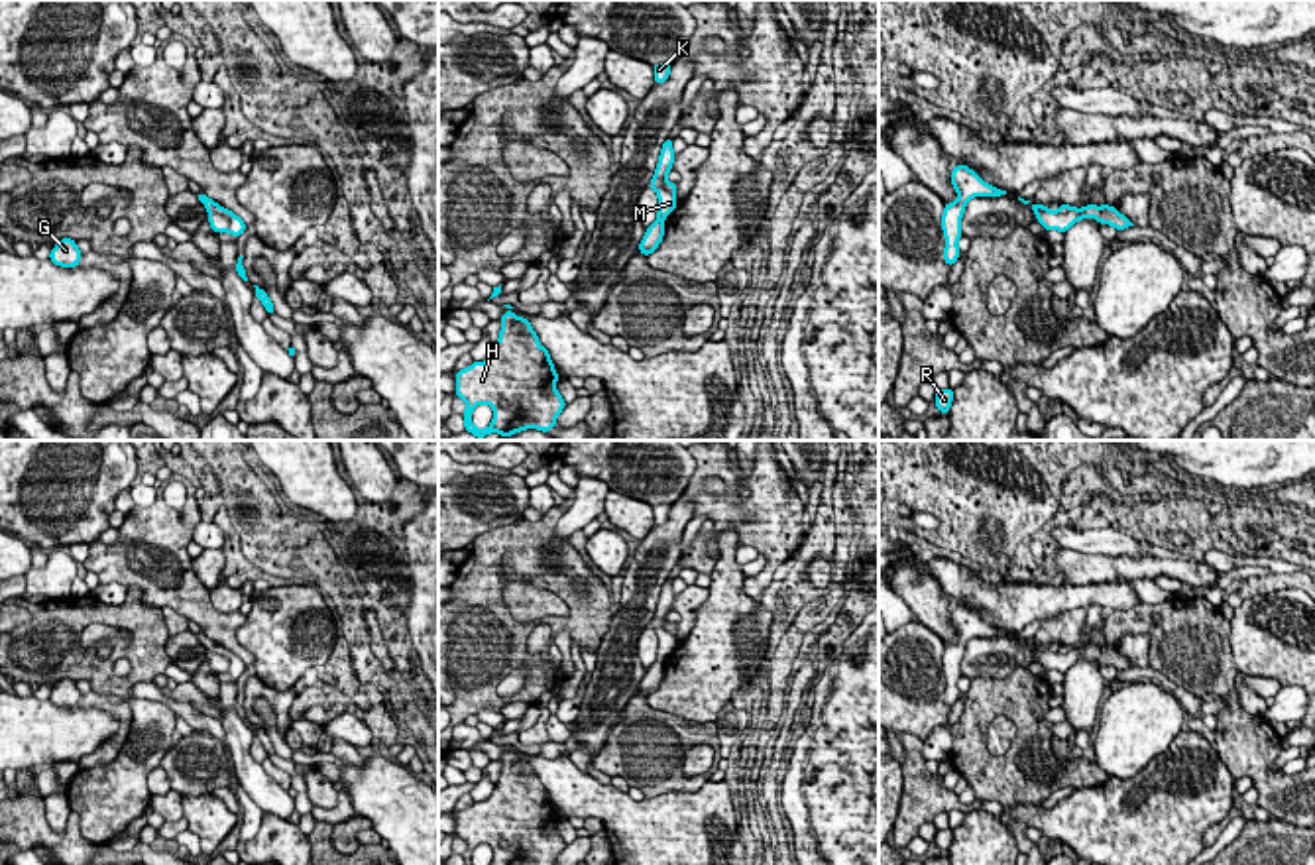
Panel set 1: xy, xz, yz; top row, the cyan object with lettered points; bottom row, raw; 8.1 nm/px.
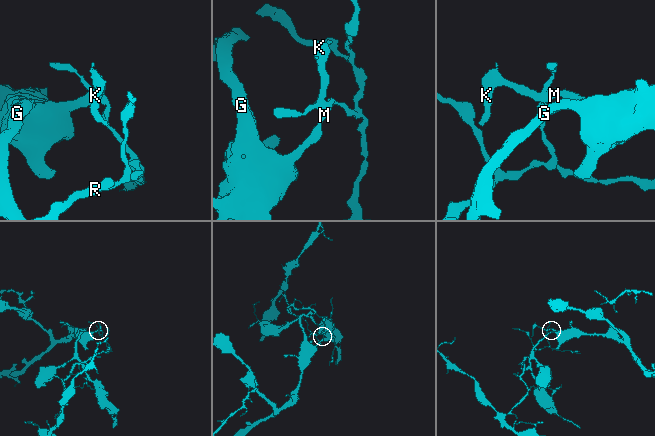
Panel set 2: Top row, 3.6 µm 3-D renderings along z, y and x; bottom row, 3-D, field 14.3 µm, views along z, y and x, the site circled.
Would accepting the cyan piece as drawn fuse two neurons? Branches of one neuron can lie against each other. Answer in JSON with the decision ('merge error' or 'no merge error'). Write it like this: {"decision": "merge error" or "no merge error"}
{"decision": "merge error"}

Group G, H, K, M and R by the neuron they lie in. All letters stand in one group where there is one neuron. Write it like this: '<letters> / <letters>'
G H K M / R

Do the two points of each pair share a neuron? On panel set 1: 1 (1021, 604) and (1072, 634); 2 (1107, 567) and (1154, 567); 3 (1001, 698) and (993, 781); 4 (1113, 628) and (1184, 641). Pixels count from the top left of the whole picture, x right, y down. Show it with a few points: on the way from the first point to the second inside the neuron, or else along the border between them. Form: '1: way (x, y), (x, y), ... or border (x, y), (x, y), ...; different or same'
1: border (1086, 606), (1062, 610), (1040, 622); different
2: way (1119, 567), (1143, 567); same
3: way (981, 718), (975, 724), (975, 761); same
4: way (1131, 626), (1146, 626), (1166, 639); same

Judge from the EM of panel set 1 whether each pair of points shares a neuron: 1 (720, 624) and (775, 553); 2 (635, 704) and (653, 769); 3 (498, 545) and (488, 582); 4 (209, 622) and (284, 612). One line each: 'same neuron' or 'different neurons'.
1: different neurons
2: same neuron
3: same neuron
4: different neurons

